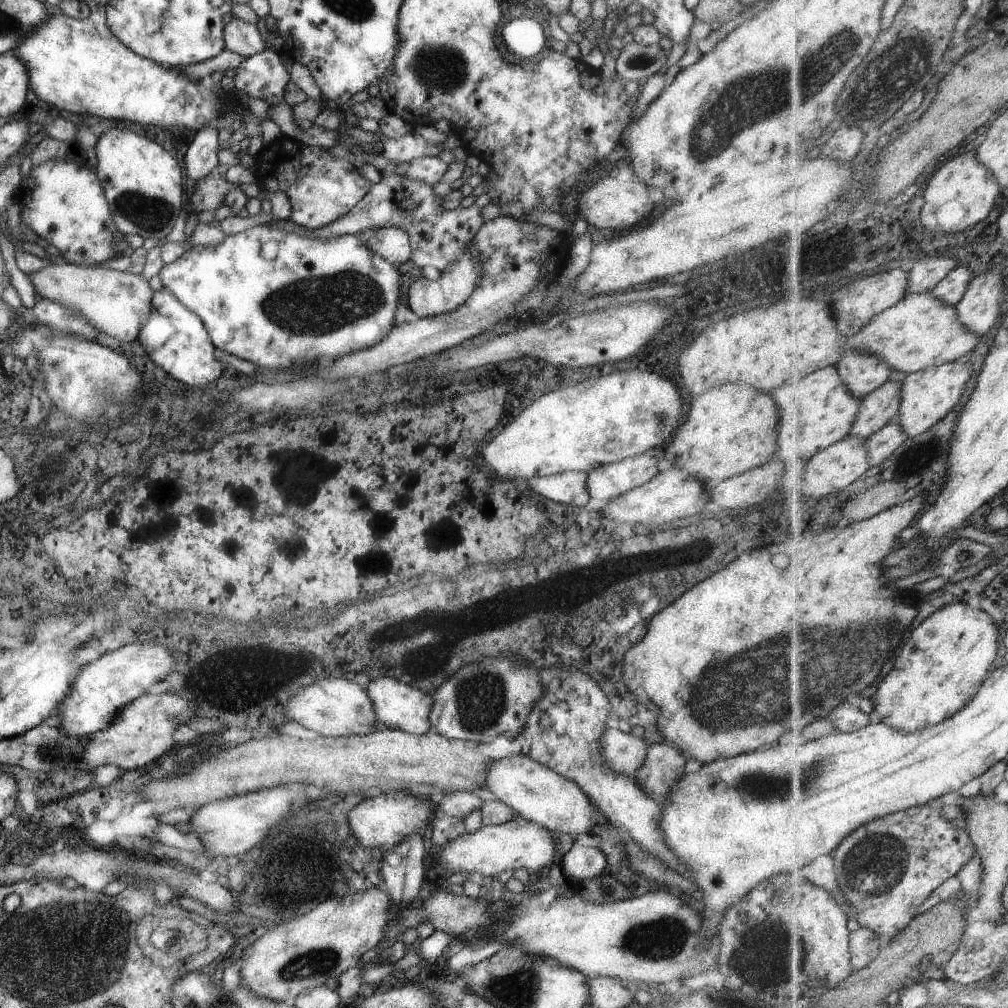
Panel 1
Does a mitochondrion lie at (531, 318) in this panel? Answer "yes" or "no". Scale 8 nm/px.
no

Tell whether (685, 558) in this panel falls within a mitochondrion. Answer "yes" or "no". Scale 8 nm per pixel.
no

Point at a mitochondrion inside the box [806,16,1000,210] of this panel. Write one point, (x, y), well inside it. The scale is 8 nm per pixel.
(888, 76)

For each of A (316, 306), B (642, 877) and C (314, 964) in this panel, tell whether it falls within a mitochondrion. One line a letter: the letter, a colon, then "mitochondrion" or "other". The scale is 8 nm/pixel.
A: mitochondrion
B: other
C: mitochondrion

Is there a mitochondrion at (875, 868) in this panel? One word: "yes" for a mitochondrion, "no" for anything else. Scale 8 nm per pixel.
yes

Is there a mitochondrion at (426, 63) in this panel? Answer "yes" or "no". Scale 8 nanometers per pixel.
yes

